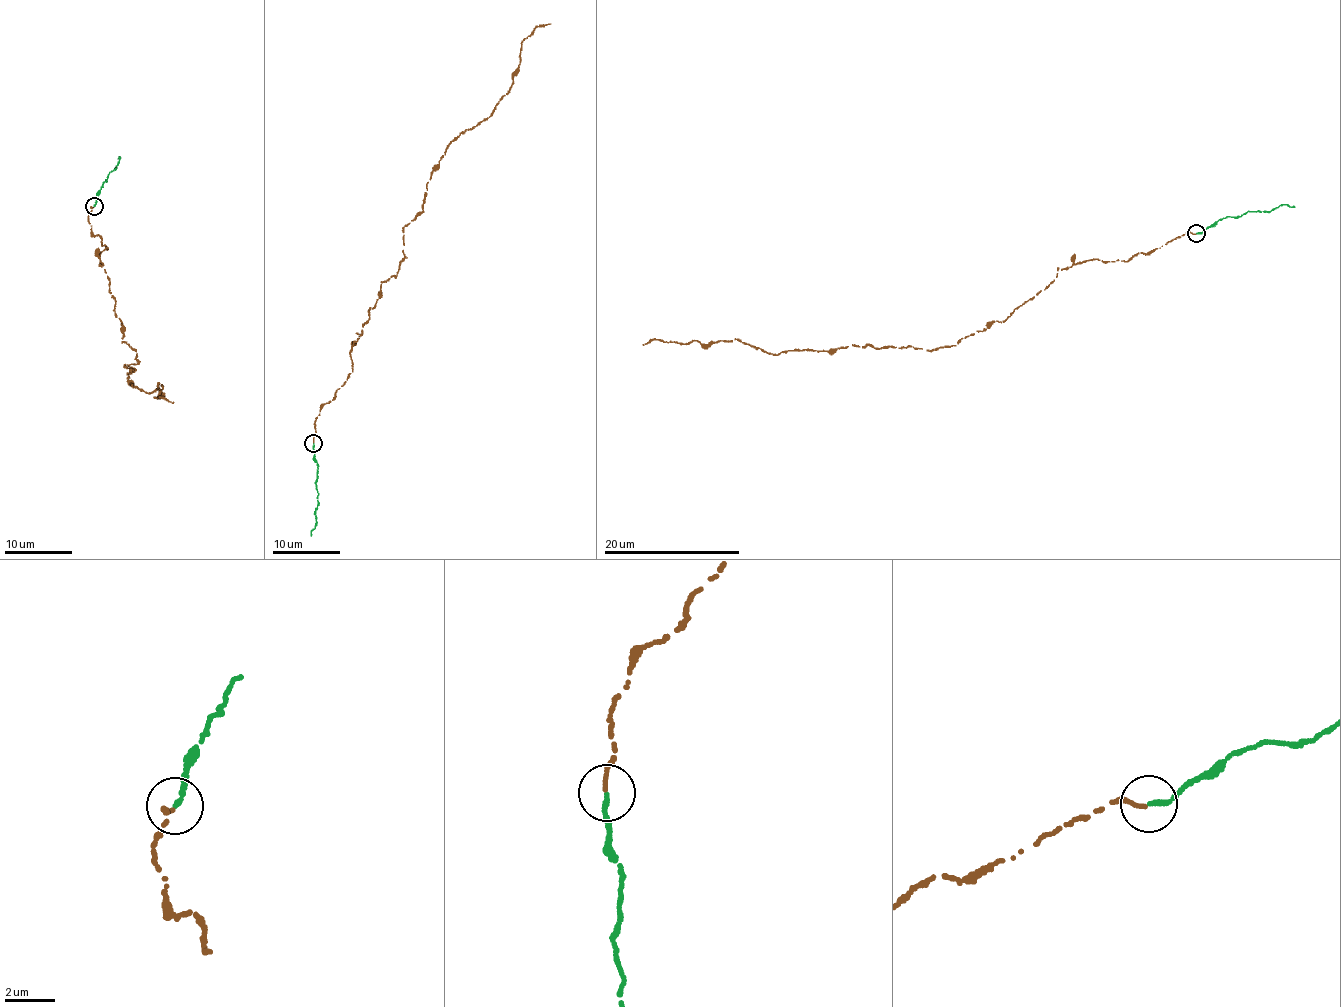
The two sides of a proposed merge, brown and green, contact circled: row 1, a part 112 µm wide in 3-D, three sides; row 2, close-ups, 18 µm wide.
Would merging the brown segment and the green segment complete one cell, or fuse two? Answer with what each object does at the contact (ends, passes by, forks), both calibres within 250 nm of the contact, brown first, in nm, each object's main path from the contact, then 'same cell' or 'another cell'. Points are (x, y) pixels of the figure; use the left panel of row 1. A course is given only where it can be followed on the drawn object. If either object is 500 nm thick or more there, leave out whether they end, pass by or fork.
brown ends there; green ends there; 150 nm thick on the brown side, 200 nm on the other; brown runs (94, 207), (139, 363), (127, 380), (173, 402); green runs (94, 206), (103, 184), (117, 167), (119, 156); same cell

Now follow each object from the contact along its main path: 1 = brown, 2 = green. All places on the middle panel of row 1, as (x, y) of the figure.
1: (313, 443), (380, 285), (405, 257), (402, 228), (422, 210), (432, 169), (509, 91), (522, 41), (550, 23)
2: (314, 443), (319, 493), (311, 535)

